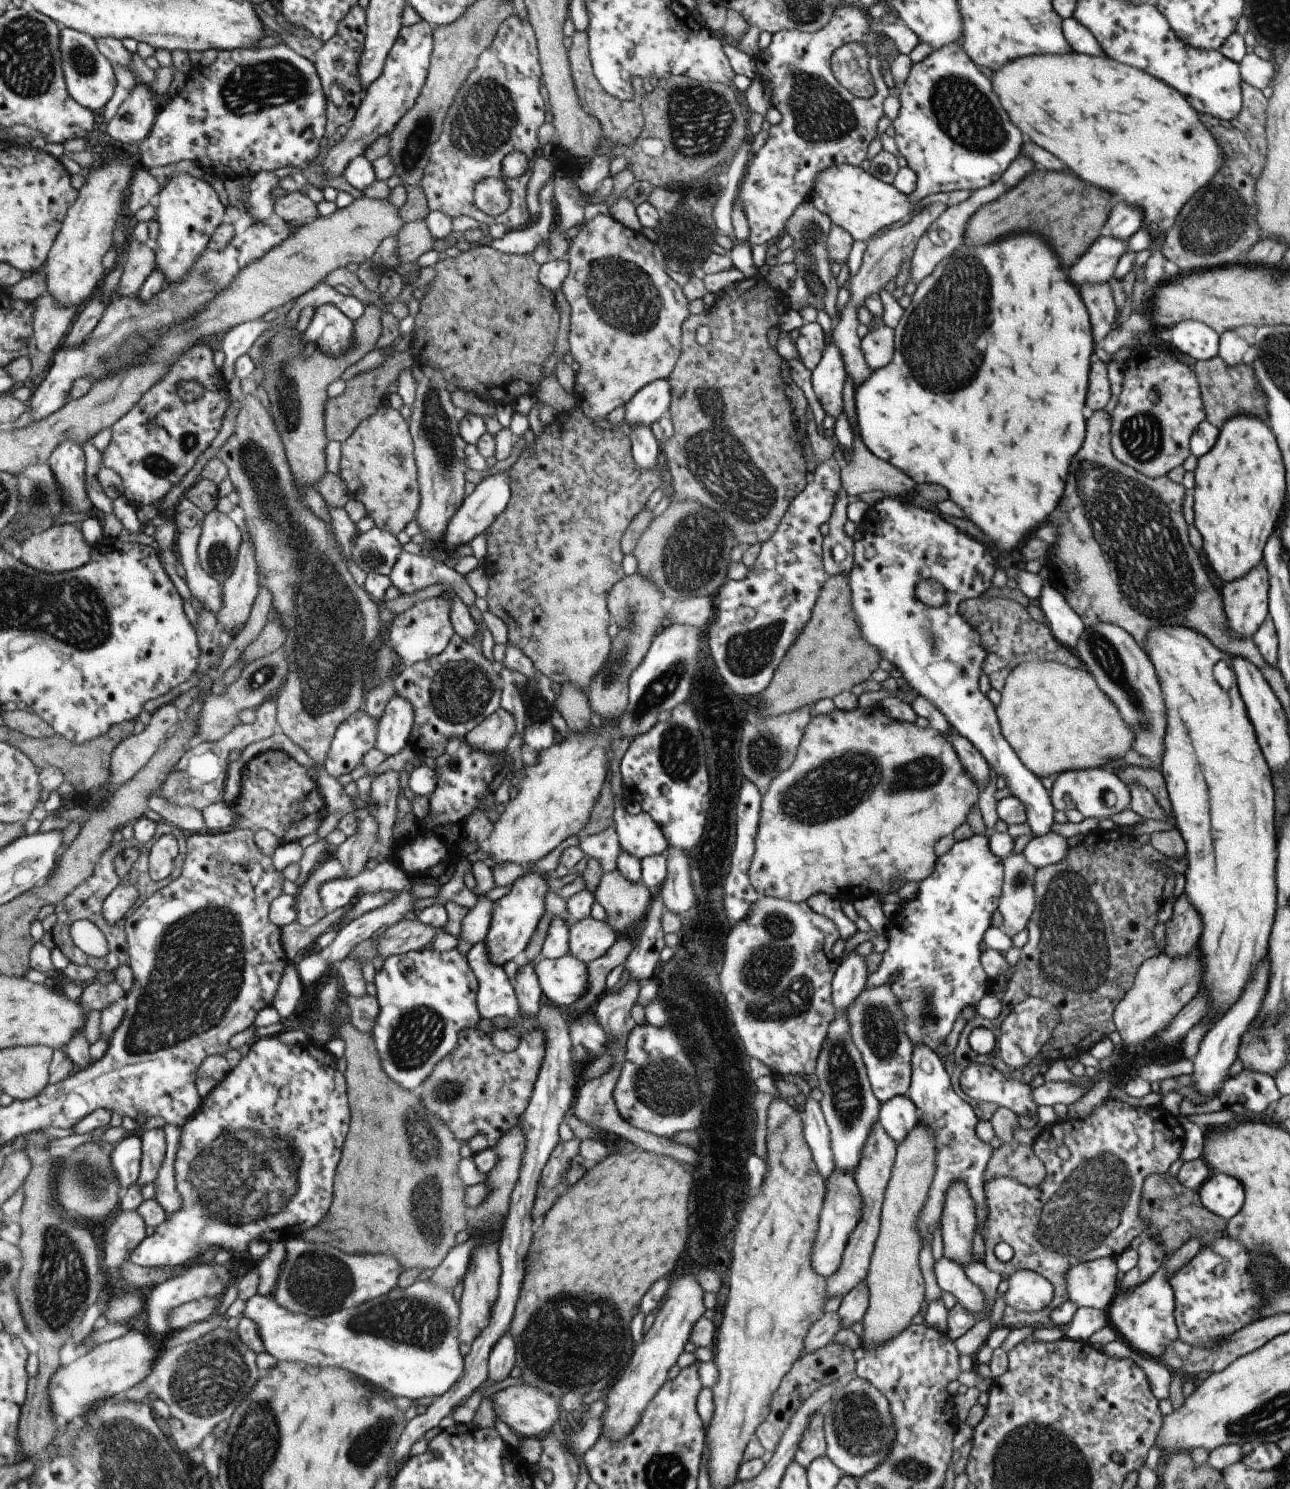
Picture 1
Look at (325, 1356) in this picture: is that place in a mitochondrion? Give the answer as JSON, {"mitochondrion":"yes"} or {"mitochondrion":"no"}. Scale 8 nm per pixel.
{"mitochondrion":"no"}

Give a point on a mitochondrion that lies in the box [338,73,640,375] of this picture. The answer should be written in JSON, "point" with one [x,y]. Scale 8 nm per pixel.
{"point":[485,118]}

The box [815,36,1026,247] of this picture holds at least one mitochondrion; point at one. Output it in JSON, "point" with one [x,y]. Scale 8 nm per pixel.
{"point":[962,111]}

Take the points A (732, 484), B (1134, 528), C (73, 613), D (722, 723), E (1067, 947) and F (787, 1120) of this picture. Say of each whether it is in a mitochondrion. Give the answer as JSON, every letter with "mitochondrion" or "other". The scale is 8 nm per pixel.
{"A":"mitochondrion","B":"mitochondrion","C":"mitochondrion","D":"mitochondrion","E":"mitochondrion","F":"other"}

